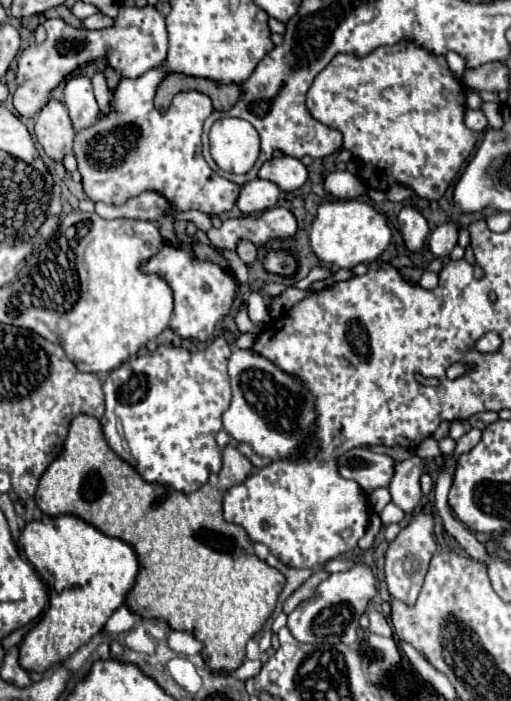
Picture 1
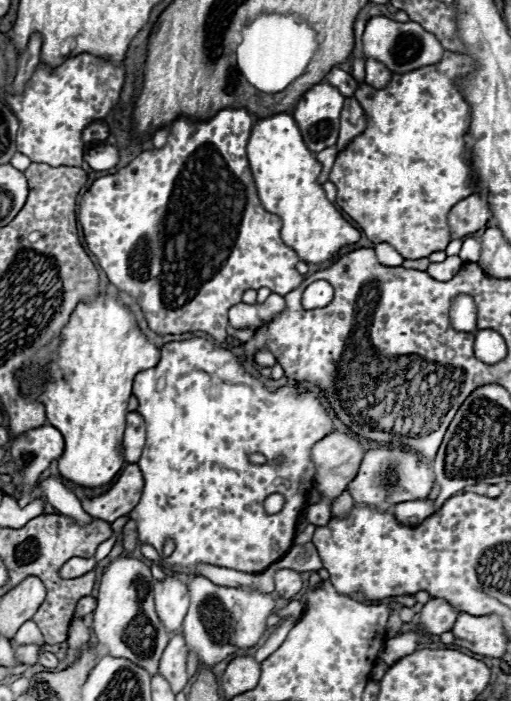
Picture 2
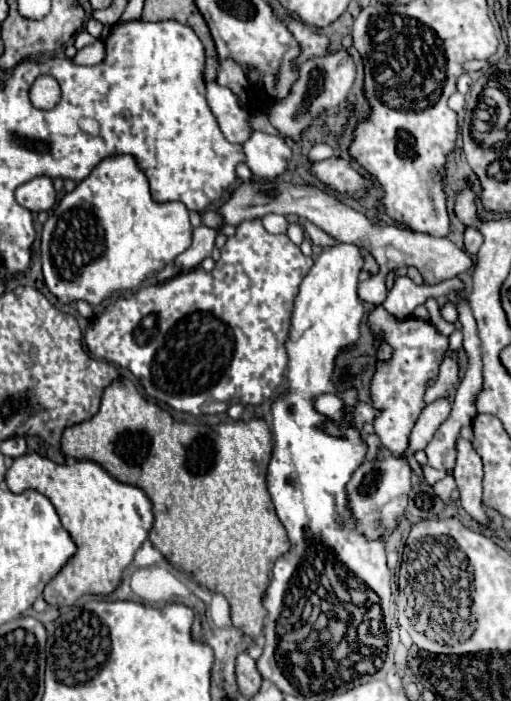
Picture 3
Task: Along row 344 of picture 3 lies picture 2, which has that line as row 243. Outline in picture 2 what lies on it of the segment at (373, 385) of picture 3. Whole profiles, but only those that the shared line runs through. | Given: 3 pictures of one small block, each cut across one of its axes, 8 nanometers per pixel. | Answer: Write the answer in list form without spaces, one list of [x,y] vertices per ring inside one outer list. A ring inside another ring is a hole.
[[[446,50],[438,64],[418,68],[416,72],[408,72],[404,76],[392,76],[384,90],[362,84],[354,94],[366,112],[368,128],[338,154],[328,180],[338,188],[336,204],[362,228],[366,238],[374,244],[392,244],[406,260],[420,260],[428,258],[436,250],[446,250],[450,242],[448,212],[454,204],[474,192],[476,184],[472,184],[470,156],[468,148],[464,148],[468,104],[452,84],[470,70],[472,60]]]

